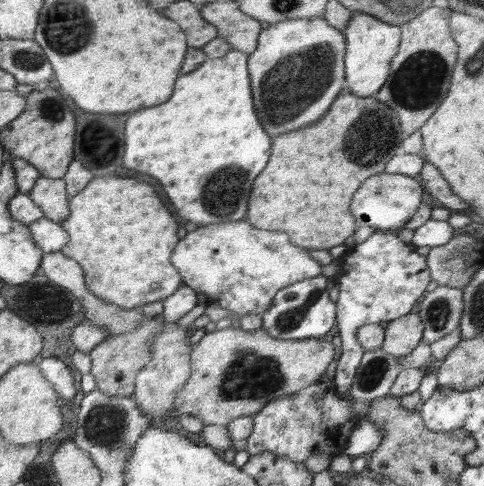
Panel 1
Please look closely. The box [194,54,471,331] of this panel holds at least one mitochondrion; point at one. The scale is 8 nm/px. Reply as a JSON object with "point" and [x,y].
{"point":[363,152]}

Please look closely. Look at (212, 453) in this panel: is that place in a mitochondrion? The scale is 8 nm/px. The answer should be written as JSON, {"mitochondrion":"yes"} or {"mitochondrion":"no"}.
{"mitochondrion":"no"}

